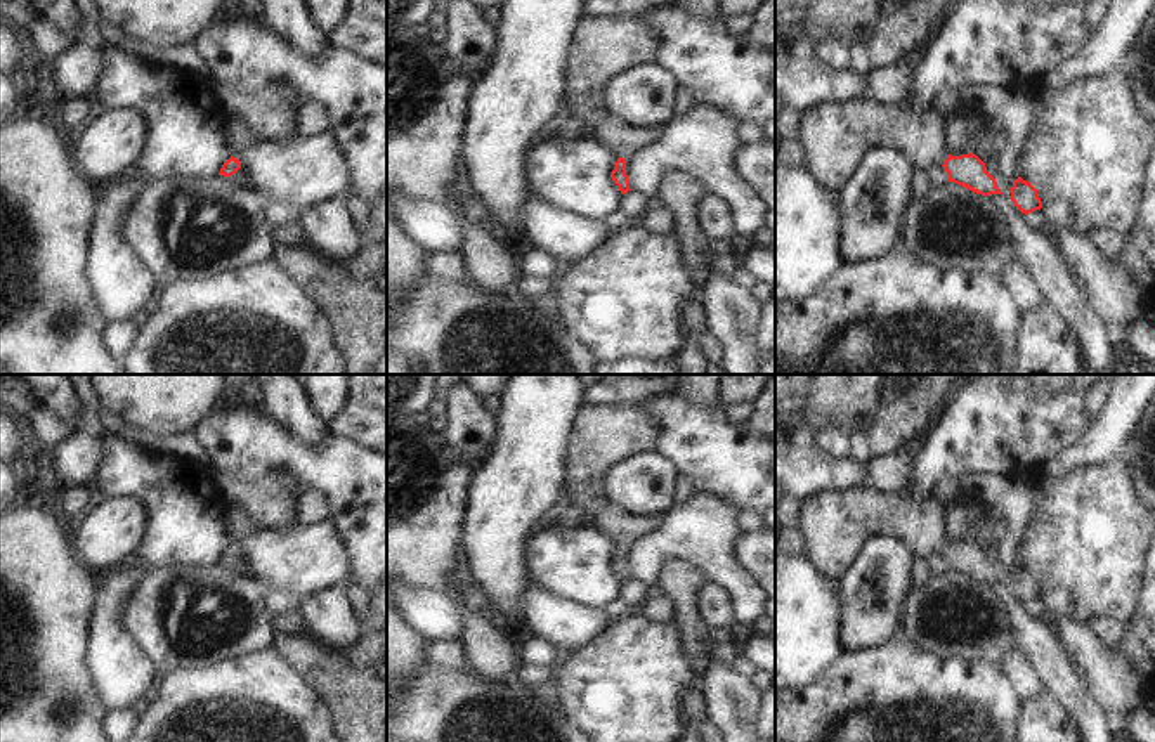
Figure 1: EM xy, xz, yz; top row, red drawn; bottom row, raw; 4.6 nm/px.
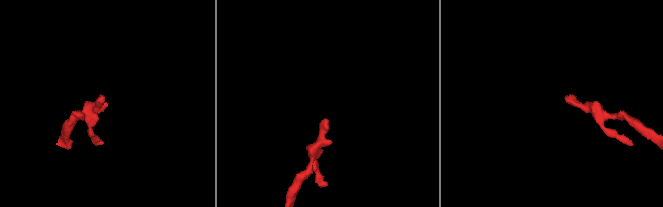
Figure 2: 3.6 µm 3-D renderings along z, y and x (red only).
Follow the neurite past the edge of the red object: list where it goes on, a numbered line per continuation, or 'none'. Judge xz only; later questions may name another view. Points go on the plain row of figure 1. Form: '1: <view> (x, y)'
1: xz (602, 436).

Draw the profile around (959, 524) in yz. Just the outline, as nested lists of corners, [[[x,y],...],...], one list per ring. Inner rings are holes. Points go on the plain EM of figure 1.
[[[957,498],[945,508],[945,529],[952,544],[969,543],[975,530],[973,513],[987,517],[992,524],[997,522],[999,515],[992,511],[983,501],[971,503]]]

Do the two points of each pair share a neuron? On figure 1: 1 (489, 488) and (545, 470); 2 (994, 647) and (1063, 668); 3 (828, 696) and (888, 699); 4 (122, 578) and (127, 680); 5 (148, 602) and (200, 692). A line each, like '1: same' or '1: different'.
1: same
2: different
3: same
4: same
5: different

